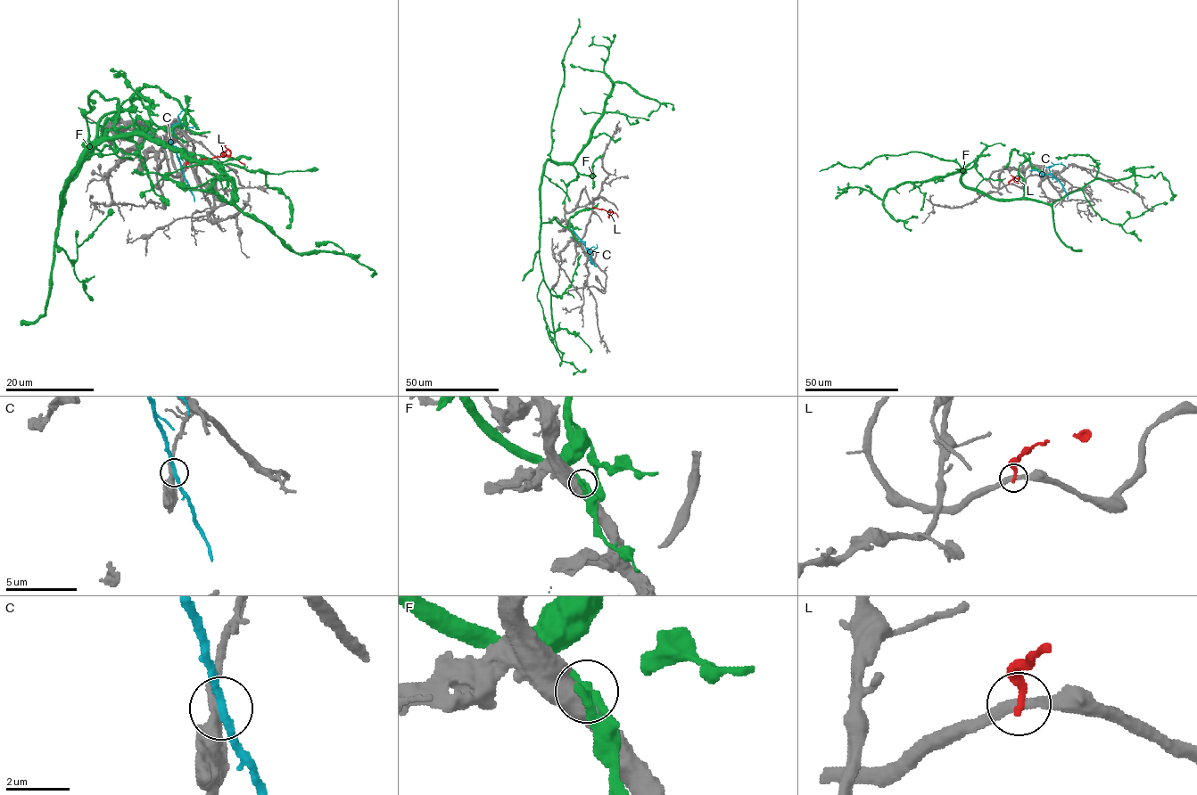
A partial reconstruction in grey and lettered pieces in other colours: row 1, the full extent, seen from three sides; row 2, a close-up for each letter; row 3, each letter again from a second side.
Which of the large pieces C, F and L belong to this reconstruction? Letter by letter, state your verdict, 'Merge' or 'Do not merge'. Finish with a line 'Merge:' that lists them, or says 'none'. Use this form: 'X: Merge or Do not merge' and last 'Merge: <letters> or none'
C: Do not merge
F: Do not merge
L: Do not merge
Merge: none

